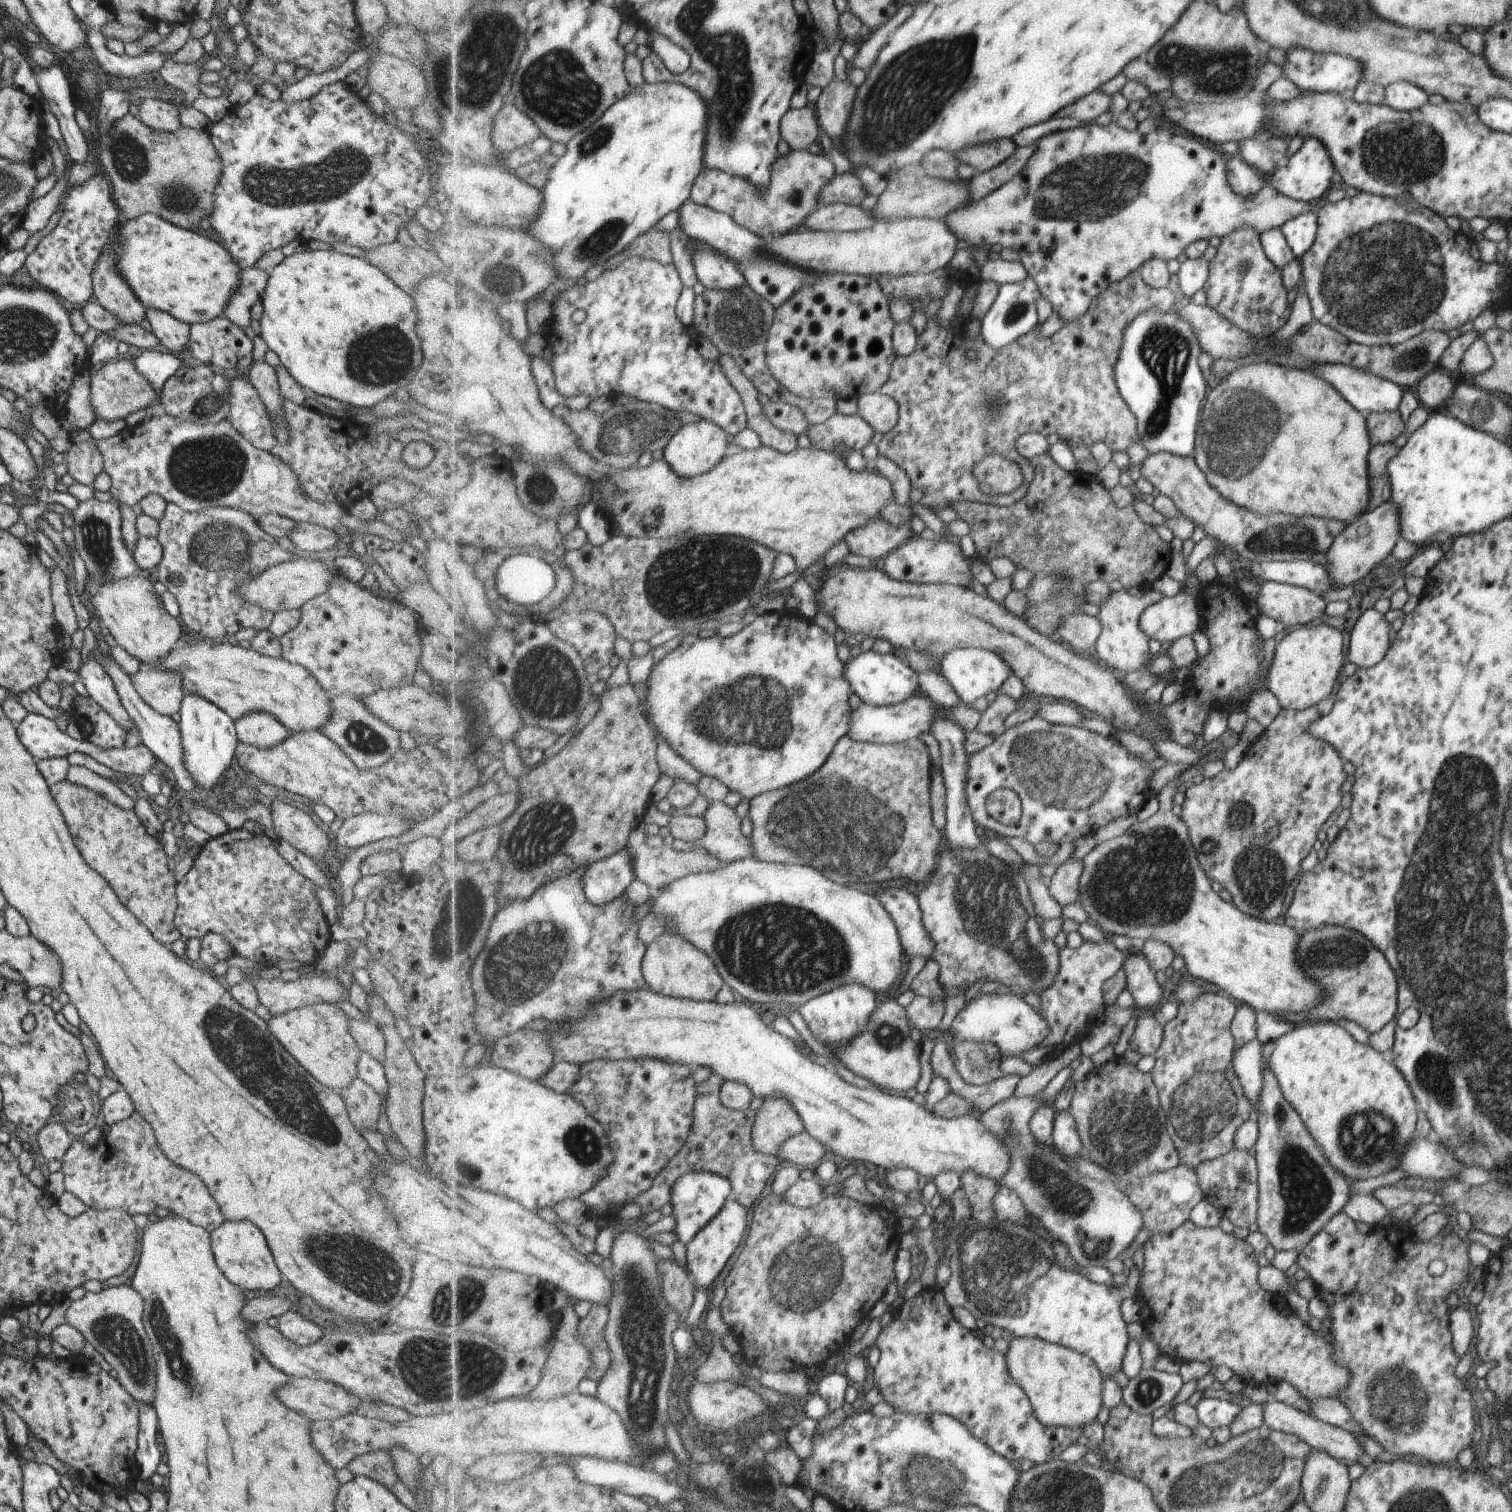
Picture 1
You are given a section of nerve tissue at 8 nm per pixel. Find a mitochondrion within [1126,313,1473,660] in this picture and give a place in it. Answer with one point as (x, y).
(1249, 422)

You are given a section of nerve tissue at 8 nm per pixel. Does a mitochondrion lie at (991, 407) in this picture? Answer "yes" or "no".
yes

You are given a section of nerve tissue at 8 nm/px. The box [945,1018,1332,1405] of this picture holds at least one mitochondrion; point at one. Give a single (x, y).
(999, 1287)

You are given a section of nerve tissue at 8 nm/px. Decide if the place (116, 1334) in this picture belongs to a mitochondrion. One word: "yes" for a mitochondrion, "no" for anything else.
yes

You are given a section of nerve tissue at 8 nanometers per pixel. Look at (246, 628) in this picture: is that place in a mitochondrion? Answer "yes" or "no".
no

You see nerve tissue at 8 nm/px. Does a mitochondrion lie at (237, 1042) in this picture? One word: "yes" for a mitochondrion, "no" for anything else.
yes

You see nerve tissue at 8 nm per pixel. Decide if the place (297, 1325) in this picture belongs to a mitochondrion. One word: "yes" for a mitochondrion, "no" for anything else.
no

